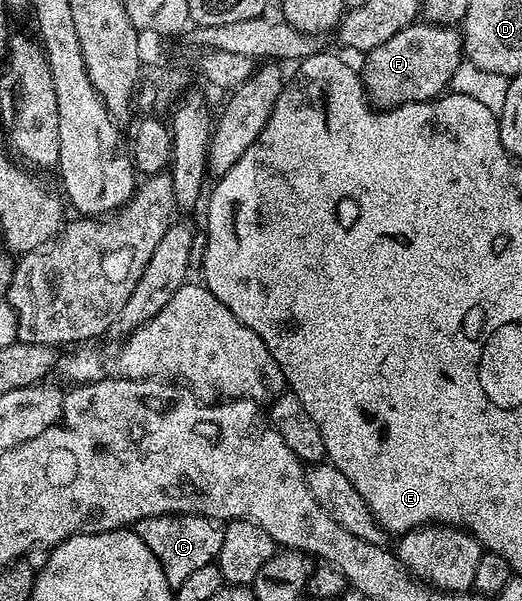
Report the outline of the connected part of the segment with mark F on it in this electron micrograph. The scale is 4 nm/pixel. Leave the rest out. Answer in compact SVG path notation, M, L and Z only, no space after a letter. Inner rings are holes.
M418 20L415 21L414 25L404 28L400 32L396 32L396 36L392 36L392 40L384 40L384 44L380 44L380 48L372 48L365 55L365 58L366 63L360 66L360 77L362 85L366 87L366 96L375 107L393 108L403 106L409 102L433 102L435 98L439 97L451 85L453 74L460 68L464 61L463 31L454 26L435 26L433 22Z

